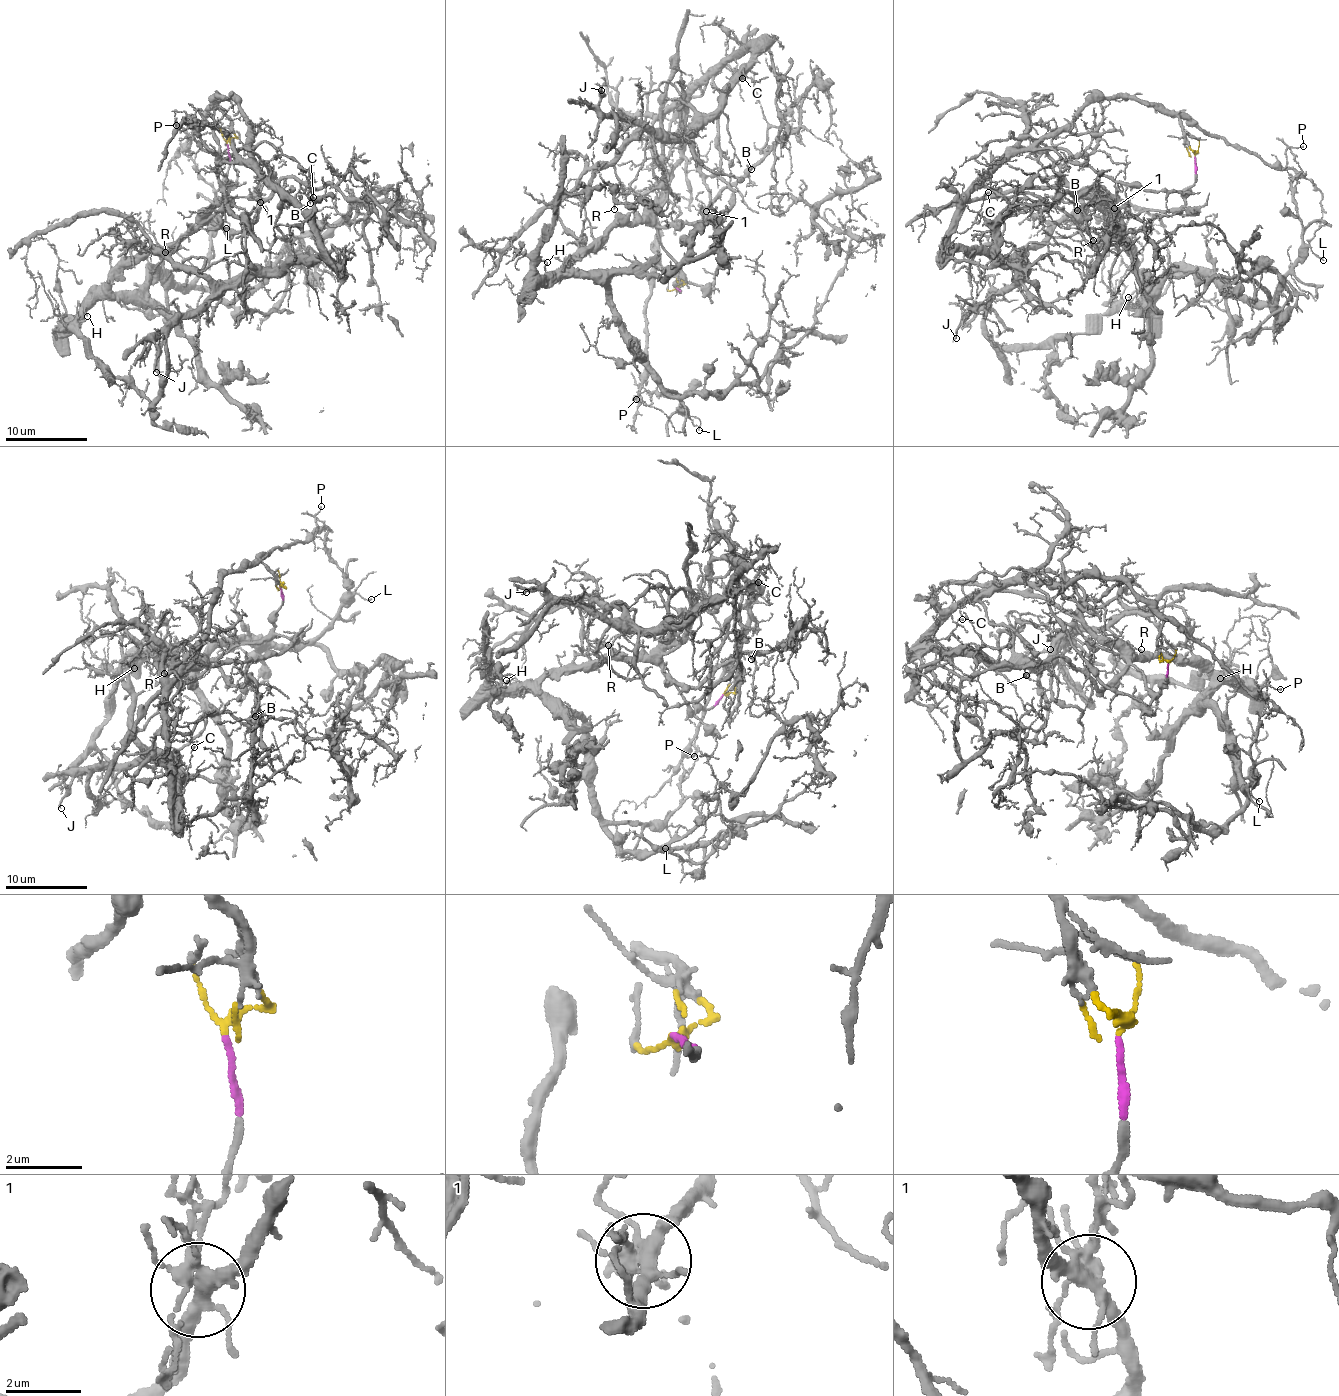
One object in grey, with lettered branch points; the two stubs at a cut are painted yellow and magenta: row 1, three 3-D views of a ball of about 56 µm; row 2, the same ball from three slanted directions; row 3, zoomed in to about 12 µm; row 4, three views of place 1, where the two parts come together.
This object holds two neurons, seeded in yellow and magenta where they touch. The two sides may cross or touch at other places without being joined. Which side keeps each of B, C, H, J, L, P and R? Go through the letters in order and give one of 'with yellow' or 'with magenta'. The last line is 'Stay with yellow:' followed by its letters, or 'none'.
B: with magenta
C: with yellow
H: with magenta
J: with yellow
L: with magenta
P: with yellow
R: with yellow
Stay with yellow: C, J, P, R

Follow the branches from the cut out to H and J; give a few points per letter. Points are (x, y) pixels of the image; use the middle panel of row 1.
H: (674, 288), (681, 291), (678, 262), (656, 229), (645, 222), (608, 227), (554, 271), (545, 271), (547, 262)
J: (674, 288), (656, 198), (681, 156), (684, 97), (751, 47), (684, 134), (608, 117), (602, 91)

